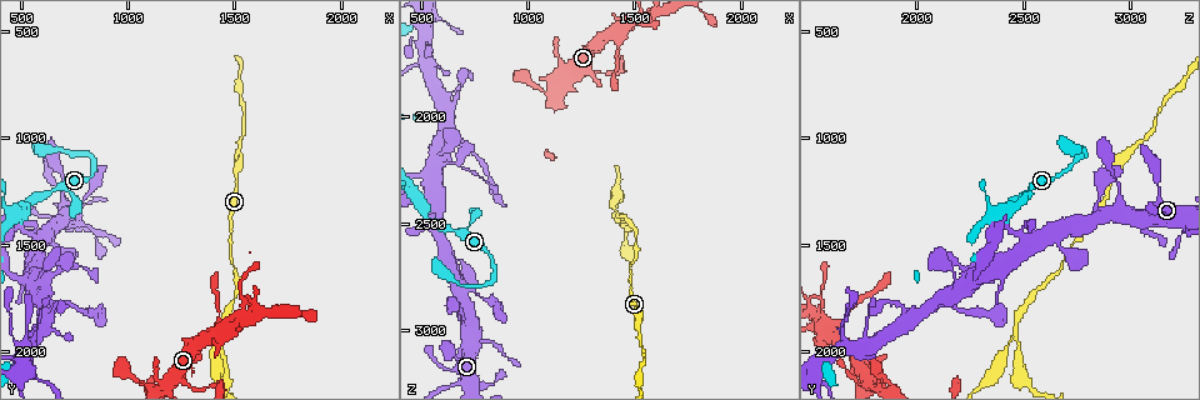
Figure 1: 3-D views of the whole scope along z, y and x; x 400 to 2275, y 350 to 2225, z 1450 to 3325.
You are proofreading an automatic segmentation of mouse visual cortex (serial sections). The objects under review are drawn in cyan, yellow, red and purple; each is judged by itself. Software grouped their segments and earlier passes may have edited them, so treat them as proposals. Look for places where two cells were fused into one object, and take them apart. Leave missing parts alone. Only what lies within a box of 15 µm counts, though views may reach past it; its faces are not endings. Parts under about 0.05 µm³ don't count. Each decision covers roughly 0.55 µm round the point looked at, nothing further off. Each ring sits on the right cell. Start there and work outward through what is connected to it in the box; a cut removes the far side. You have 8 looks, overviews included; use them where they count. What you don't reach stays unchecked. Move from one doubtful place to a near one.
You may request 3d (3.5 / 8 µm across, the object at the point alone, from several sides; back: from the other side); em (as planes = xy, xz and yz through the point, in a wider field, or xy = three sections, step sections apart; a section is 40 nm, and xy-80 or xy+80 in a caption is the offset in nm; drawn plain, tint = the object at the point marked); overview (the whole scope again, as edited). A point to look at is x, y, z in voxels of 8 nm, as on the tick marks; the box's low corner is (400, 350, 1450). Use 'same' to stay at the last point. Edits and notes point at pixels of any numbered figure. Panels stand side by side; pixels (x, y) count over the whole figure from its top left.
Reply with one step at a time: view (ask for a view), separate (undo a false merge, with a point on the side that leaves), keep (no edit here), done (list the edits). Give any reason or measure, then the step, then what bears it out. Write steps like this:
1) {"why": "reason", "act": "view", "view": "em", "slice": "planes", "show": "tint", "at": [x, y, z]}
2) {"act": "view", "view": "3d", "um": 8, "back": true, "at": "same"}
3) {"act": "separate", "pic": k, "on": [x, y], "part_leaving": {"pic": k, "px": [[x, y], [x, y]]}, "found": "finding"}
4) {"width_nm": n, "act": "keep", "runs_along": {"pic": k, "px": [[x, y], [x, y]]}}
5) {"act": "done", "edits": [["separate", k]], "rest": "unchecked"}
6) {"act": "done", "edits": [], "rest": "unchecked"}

{"act": "view", "view": "3d", "um": 3.5, "at": [1420, 1920, 2470]}

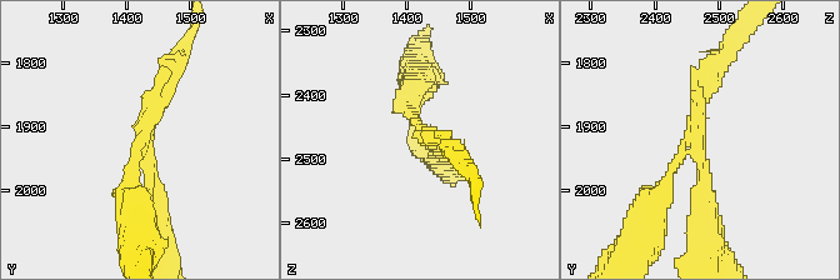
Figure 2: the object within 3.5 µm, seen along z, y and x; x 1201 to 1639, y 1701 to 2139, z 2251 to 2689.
{"arms": 3, "arm_widths_nm": [200, 200, 200], "act": "view", "view": "em", "slice": "planes", "show": "plain", "at": [1425, 1920, 2465]}

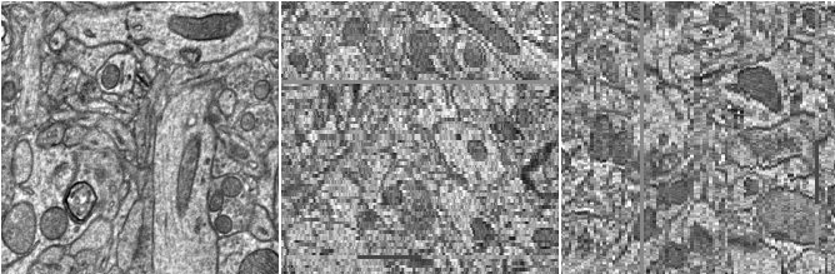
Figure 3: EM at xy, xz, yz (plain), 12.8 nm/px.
{"act": "view", "view": "em", "slice": "planes", "show": "tint", "at": "same"}

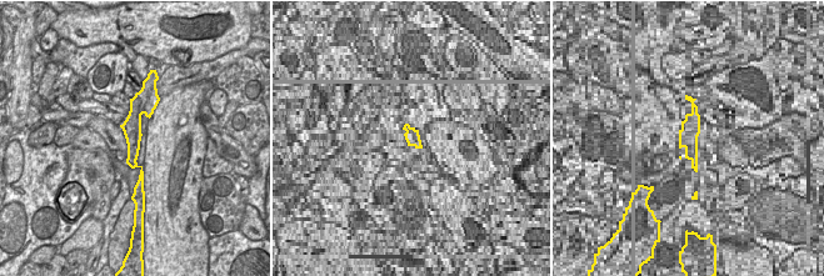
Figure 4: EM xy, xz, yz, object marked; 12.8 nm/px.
{"act": "separate", "pic": 2, "on": [701, 218], "part_leaving": {"pic": 2, "px": [[704, 174], [704, 208], [718, 261]]}, "found": "a second cell is stuck on"}

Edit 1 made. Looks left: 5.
{"why": "narrows sharply", "act": "view", "view": "3d", "um": 3.5, "at": [640, 1240, 2520]}

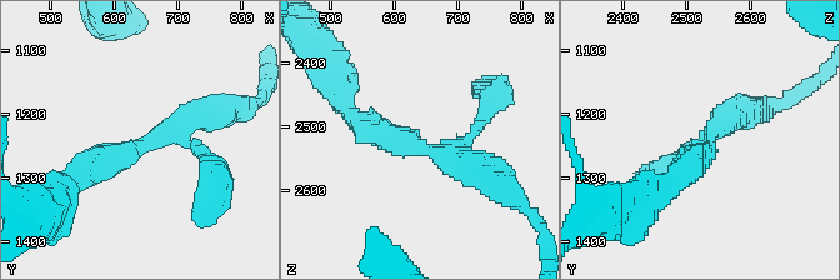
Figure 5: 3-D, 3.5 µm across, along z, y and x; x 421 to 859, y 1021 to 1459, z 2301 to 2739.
{"act": "keep", "runs_along": {"pic": 5, "px": [[210, 114], [110, 155], [73, 183]]}, "found": "one cell here"}

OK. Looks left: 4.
{"why": "thick turns thin", "act": "view", "view": "3d", "um": 3.5, "back": true, "at": [540, 1650, 2280]}

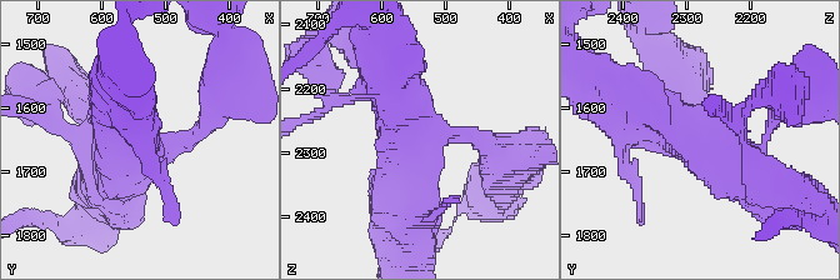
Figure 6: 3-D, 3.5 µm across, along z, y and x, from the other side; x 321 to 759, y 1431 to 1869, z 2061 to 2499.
{"act": "view", "view": "em", "slice": "xy", "step": 1, "show": "tint", "at": "same"}

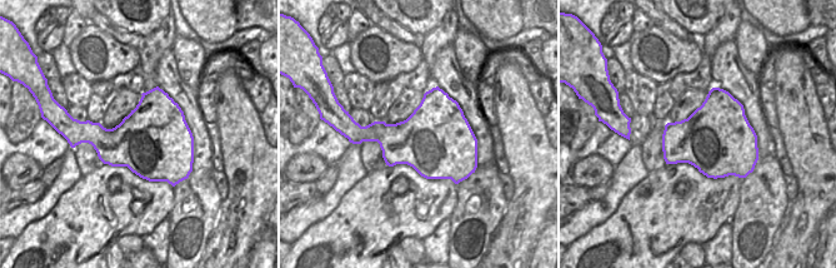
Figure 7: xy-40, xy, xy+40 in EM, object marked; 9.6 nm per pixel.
{"why": "another direction", "act": "view", "view": "em", "slice": "xy", "step": 2, "show": "tint", "at": "same"}

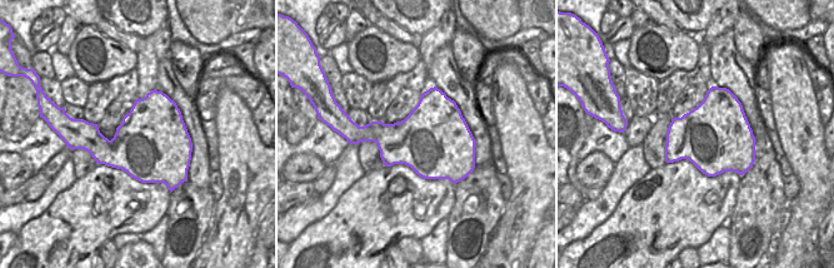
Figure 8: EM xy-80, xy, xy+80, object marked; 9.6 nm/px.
{"width_nm": 700, "act": "keep", "runs_along": {"pic": 6, "px": [[615, 104], [669, 120], [753, 181]]}, "found": "all the same cell"}

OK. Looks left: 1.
{"act": "done", "edits": [["separate", 2]], "rest": "unchecked"}

